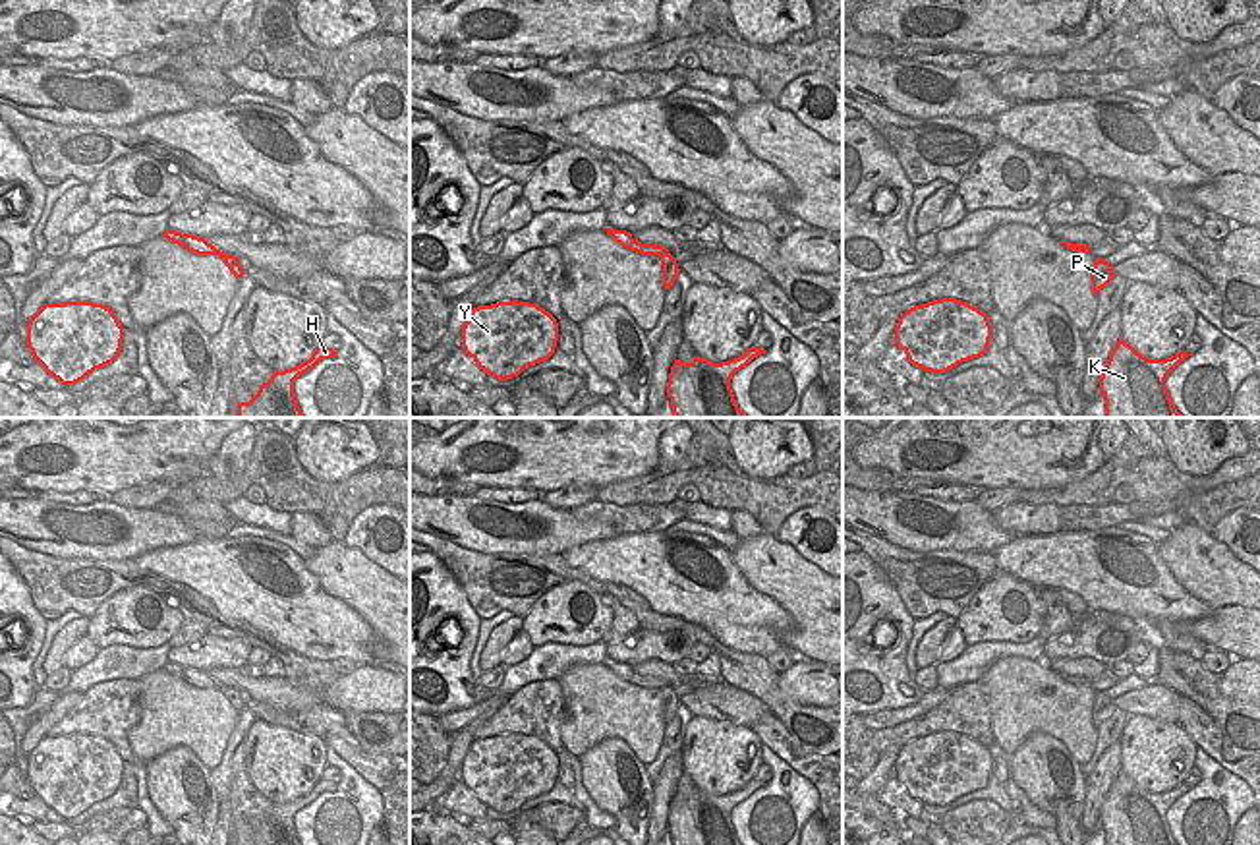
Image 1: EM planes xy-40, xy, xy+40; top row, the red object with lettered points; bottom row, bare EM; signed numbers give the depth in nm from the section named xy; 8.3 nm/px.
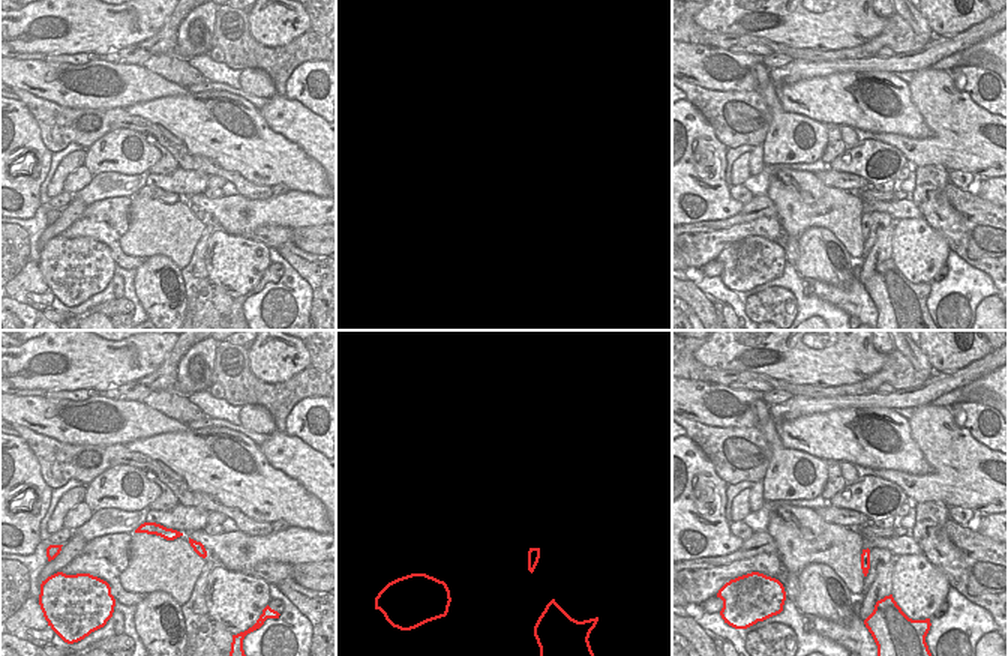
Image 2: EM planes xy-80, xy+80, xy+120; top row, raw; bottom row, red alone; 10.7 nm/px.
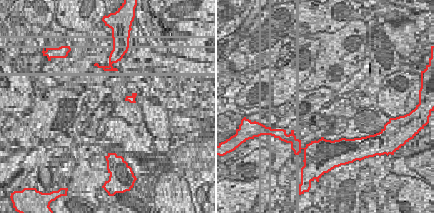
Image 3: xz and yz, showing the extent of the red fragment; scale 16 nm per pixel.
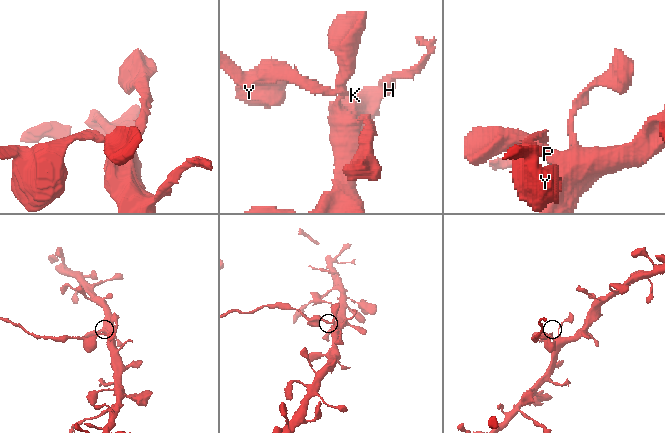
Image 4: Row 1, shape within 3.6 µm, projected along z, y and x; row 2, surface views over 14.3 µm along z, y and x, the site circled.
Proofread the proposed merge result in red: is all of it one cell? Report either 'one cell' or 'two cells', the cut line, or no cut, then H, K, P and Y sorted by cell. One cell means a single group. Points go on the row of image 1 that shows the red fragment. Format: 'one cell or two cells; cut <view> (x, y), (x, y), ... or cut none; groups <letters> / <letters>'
two cells; cut xy (667, 252), (659, 256); groups H K P / Y

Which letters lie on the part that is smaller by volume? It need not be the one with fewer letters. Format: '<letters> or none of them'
Y.

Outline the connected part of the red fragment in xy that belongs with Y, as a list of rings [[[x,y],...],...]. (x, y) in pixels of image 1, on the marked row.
[[[530,302],[477,306],[462,327],[464,352],[499,381],[549,360],[558,340],[557,319]]]

